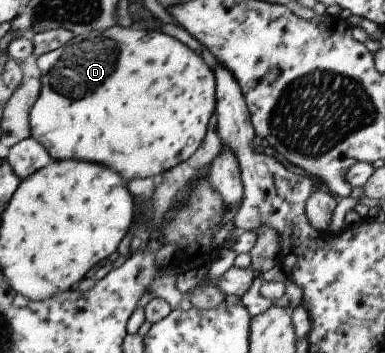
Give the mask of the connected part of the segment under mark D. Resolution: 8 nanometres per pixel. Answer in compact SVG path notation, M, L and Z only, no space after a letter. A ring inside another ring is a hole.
M115 25L102 31L92 30L92 32L75 35L70 38L69 43L64 44L59 50L38 57L36 66L40 72L38 79L40 93L28 112L30 137L34 138L48 152L51 160L73 159L102 164L102 166L108 166L114 172L118 172L118 176L126 184L132 179L136 180L136 178L153 177L158 179L166 170L170 170L190 158L194 151L201 146L208 120L215 108L215 80L212 71L204 64L202 58L190 50L188 46L156 30L145 28L140 30Z

